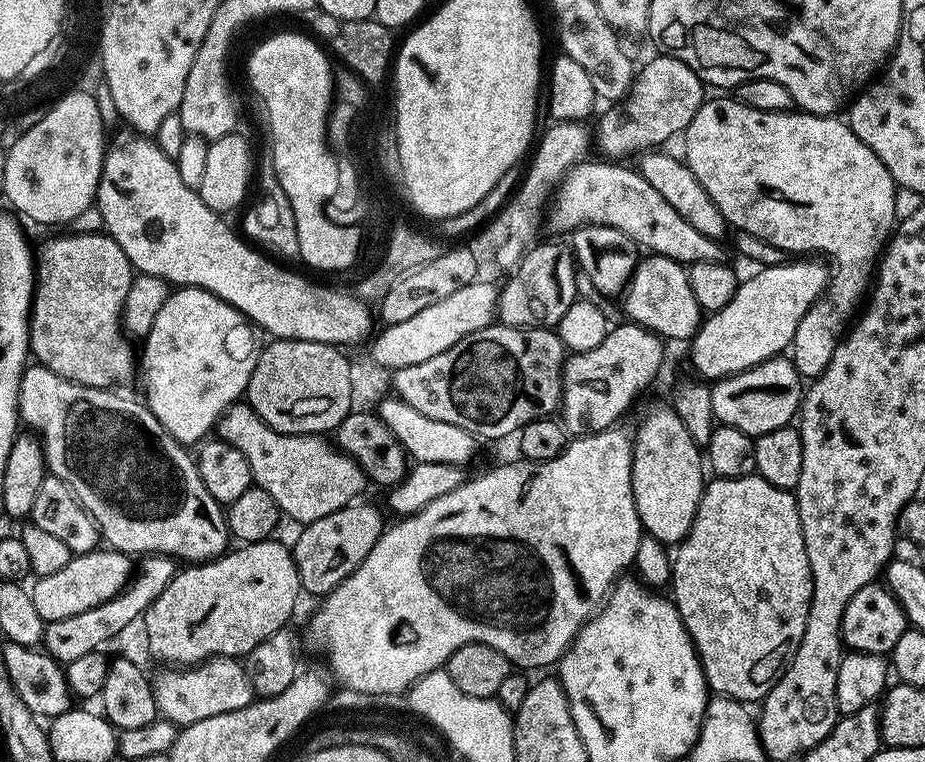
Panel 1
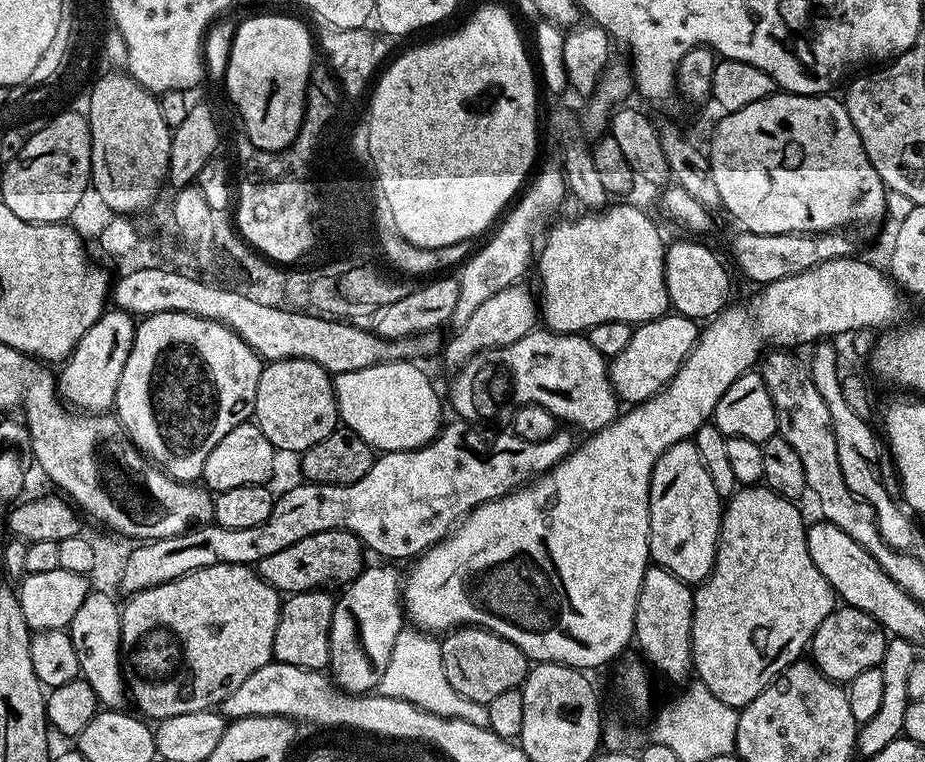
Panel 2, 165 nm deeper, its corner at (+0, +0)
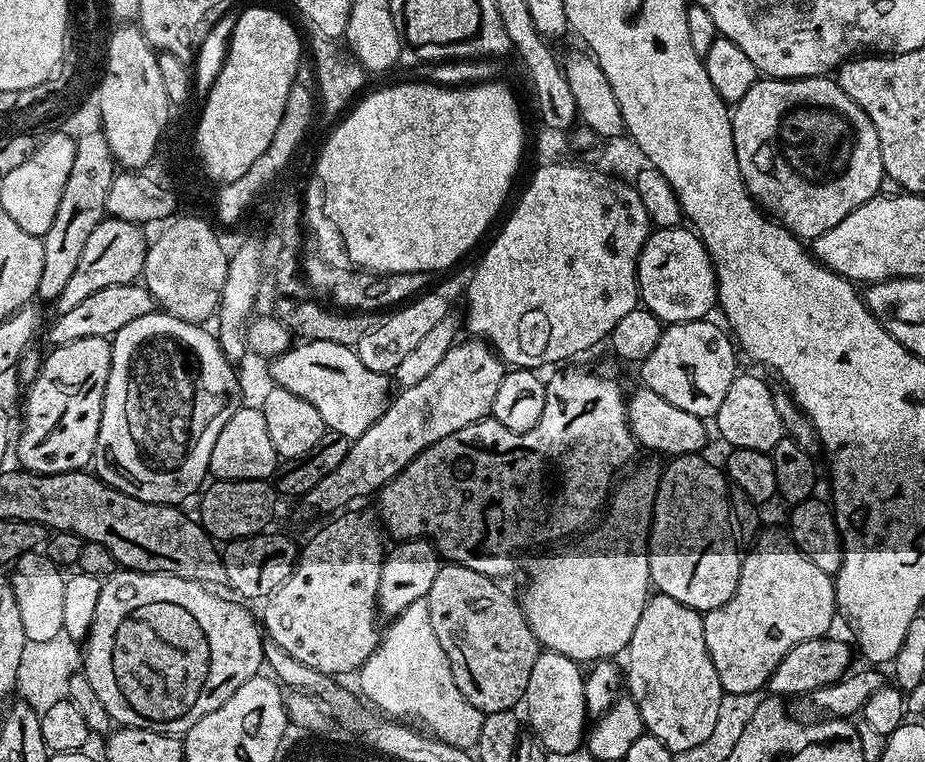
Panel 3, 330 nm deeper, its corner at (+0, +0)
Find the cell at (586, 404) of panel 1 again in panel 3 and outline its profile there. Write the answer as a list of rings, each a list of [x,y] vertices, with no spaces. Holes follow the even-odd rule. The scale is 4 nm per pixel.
[[[705,318],[667,325],[658,338],[658,346],[638,364],[639,383],[643,387],[666,398],[670,406],[678,406],[678,410],[701,418],[715,418],[718,406],[722,406],[726,398],[726,390],[730,390],[730,382],[738,375],[738,352],[733,337],[719,323],[711,324],[710,321]]]

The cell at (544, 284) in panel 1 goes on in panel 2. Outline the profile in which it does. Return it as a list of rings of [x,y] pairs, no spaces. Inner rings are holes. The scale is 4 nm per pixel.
[[[517,282],[506,290],[498,290],[487,302],[482,302],[466,326],[456,328],[453,336],[446,340],[442,348],[442,357],[451,366],[459,366],[474,358],[479,352],[485,352],[491,348],[510,346],[510,342],[518,342],[526,333],[533,331],[538,324],[538,300],[528,288],[523,288],[523,283]]]

